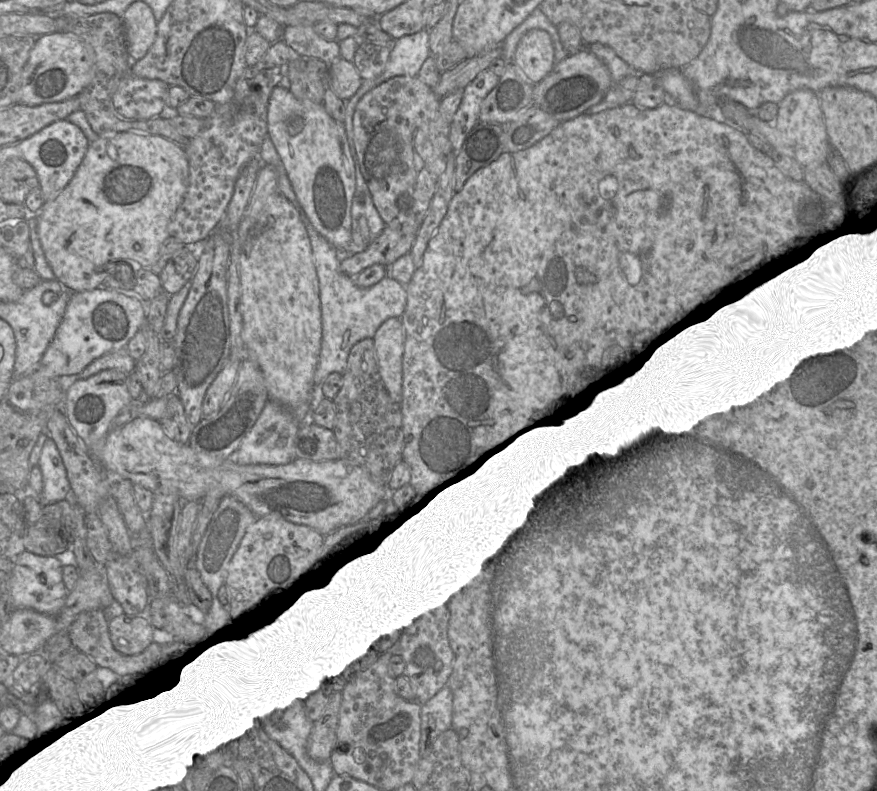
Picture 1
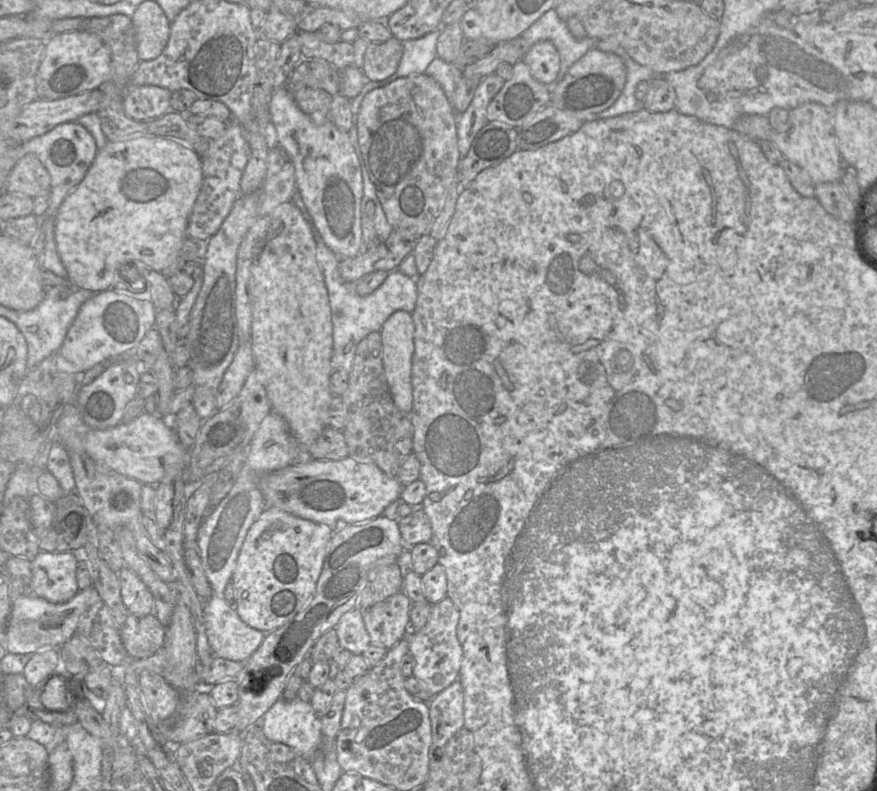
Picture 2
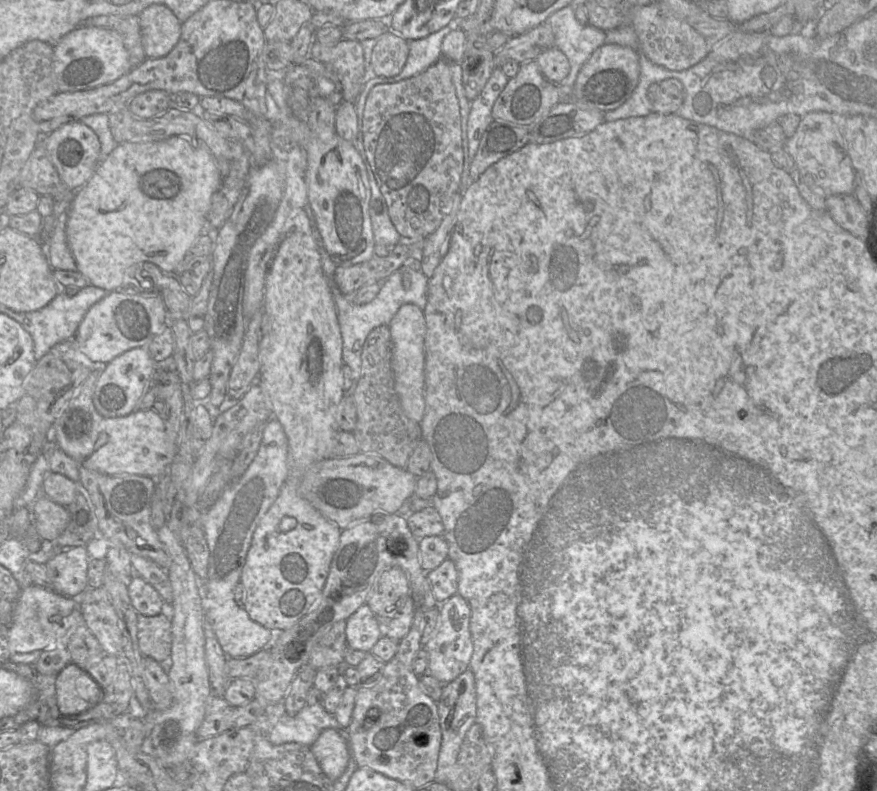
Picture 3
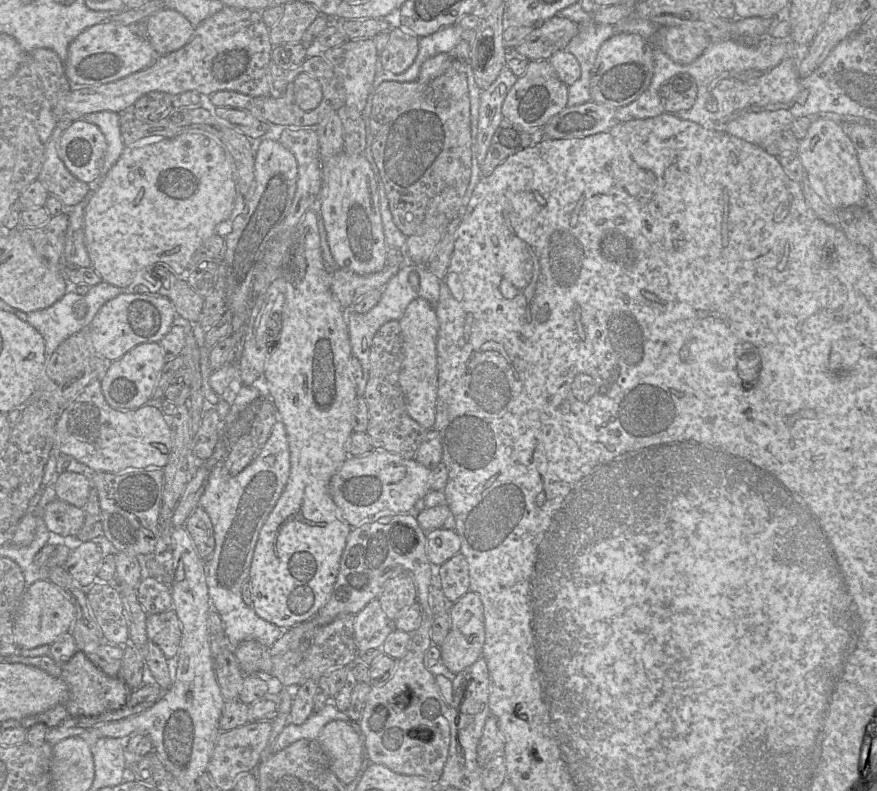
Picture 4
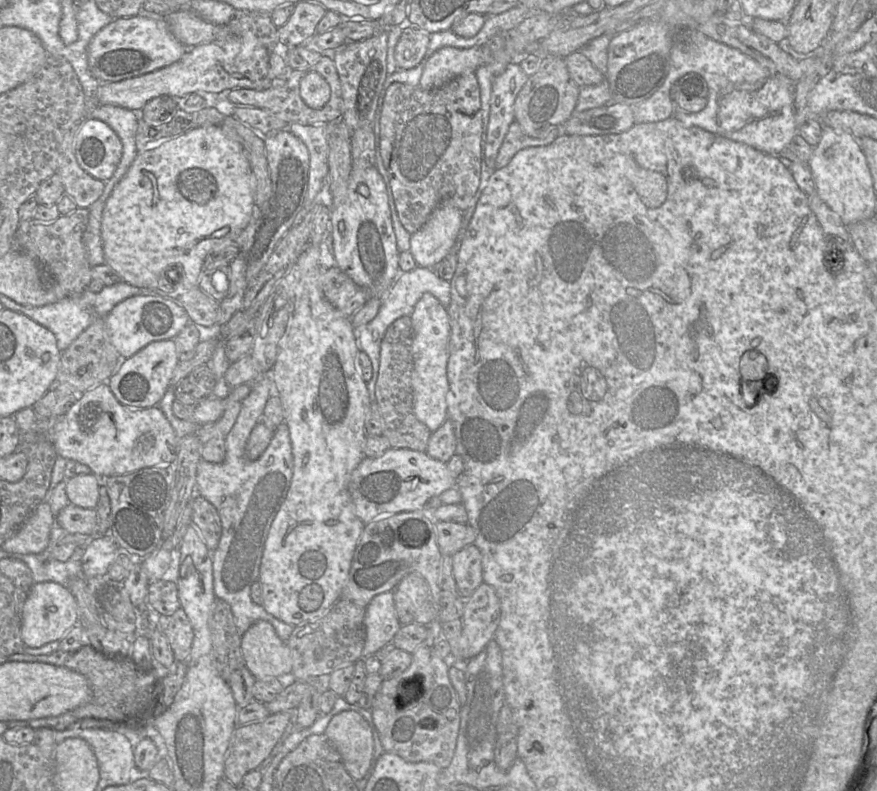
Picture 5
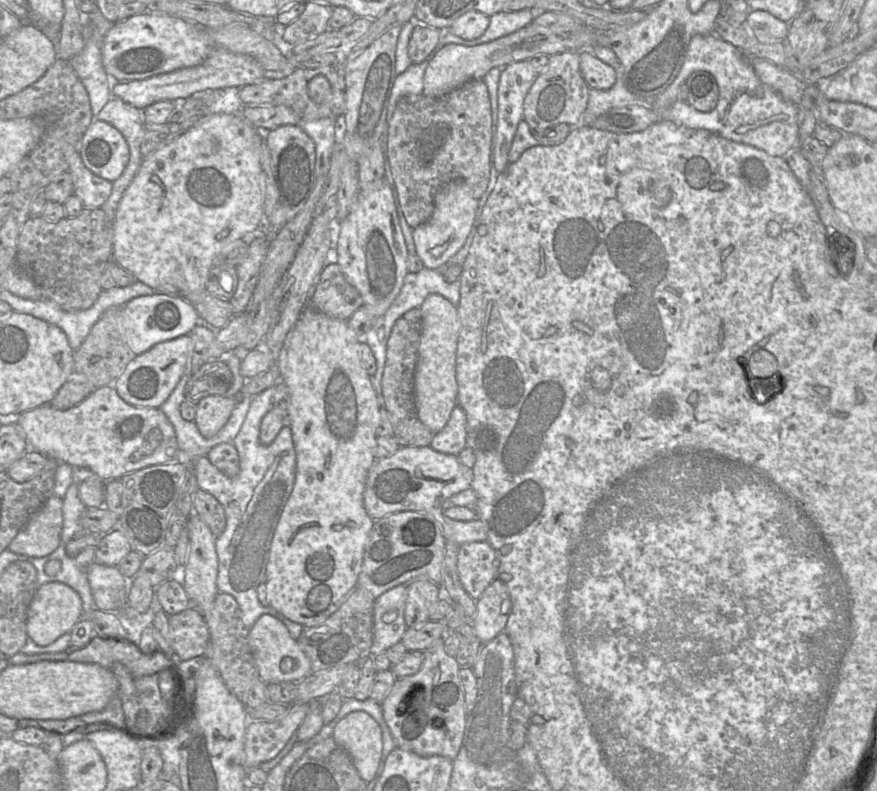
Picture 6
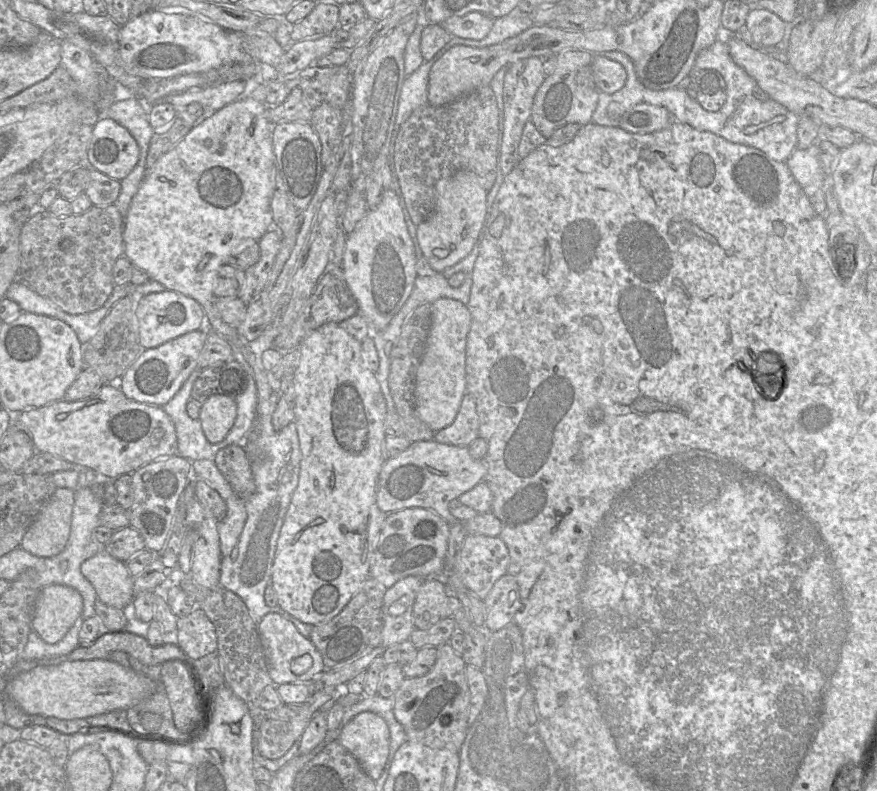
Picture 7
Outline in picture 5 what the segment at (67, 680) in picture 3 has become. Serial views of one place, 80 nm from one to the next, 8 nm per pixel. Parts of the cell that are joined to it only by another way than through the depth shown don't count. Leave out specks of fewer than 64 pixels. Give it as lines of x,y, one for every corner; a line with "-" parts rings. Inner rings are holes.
87,644
75,652
69,653
65,667
85,676
92,690
91,700
72,712
77,719
117,719
130,711
138,695
141,695
153,683
157,674
153,670
139,668
129,657
108,656
96,651

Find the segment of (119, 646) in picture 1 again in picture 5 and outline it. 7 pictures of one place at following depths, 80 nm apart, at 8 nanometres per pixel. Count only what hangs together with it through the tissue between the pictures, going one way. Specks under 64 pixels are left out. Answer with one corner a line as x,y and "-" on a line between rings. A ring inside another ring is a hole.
181,608
171,615
161,615
155,628
167,638
176,661
185,661
189,657
194,633

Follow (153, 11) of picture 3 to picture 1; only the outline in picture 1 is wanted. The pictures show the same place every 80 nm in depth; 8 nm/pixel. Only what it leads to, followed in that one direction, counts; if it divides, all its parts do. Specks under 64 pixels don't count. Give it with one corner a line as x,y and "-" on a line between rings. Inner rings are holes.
144,2
132,3
124,13
127,49
132,61
143,58
155,41
157,20

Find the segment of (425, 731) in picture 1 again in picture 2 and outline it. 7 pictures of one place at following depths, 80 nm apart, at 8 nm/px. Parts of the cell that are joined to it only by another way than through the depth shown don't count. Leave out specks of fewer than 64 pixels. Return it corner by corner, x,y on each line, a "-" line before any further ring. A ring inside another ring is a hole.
459,680
447,686
436,694
429,702
429,716
432,728
431,760
433,755
438,757
441,749
461,729
464,728
464,696
463,688

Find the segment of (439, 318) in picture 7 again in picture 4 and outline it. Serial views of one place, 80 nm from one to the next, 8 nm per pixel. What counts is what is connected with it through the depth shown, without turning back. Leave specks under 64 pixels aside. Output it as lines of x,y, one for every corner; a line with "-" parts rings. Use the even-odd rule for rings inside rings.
418,297
406,308
399,319
403,337
403,363
400,373
400,386
403,391
408,414
426,430
431,430
436,420
439,389
437,359
437,338
439,320
435,305

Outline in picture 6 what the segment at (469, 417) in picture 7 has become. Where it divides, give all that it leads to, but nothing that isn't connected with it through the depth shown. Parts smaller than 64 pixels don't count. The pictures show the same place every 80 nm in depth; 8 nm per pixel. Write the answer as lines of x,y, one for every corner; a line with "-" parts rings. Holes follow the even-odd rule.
456,405
446,426
434,434
430,446
437,452
458,456
466,447
466,437
466,414
459,405

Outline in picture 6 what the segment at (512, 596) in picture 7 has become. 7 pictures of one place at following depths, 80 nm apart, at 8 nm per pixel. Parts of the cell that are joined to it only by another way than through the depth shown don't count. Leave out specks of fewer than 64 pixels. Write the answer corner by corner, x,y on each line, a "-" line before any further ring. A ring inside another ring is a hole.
495,579
476,601
476,614
471,621
483,644
505,631
511,609
512,601
507,585

